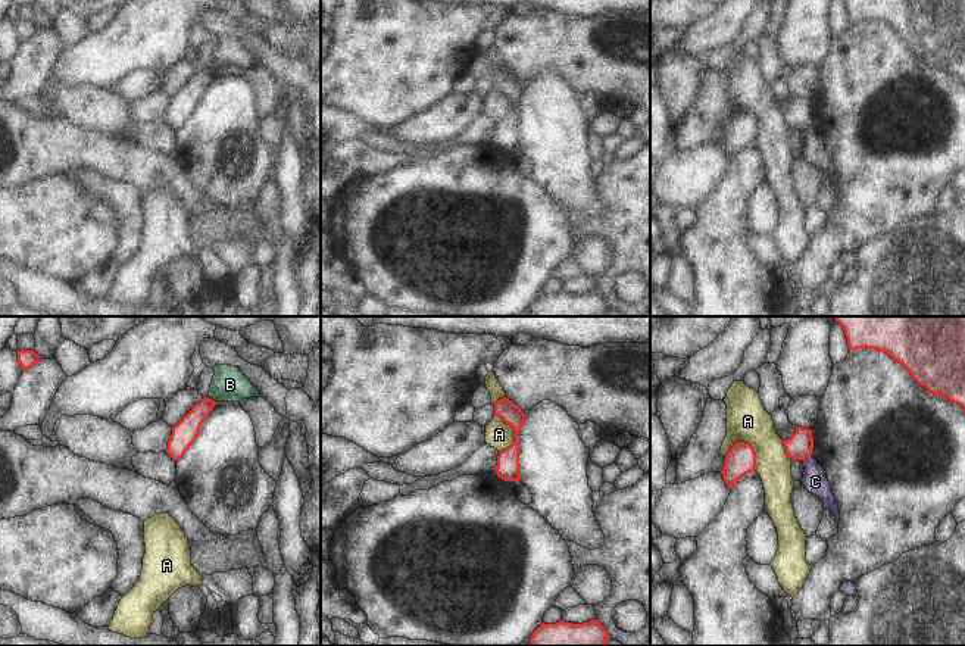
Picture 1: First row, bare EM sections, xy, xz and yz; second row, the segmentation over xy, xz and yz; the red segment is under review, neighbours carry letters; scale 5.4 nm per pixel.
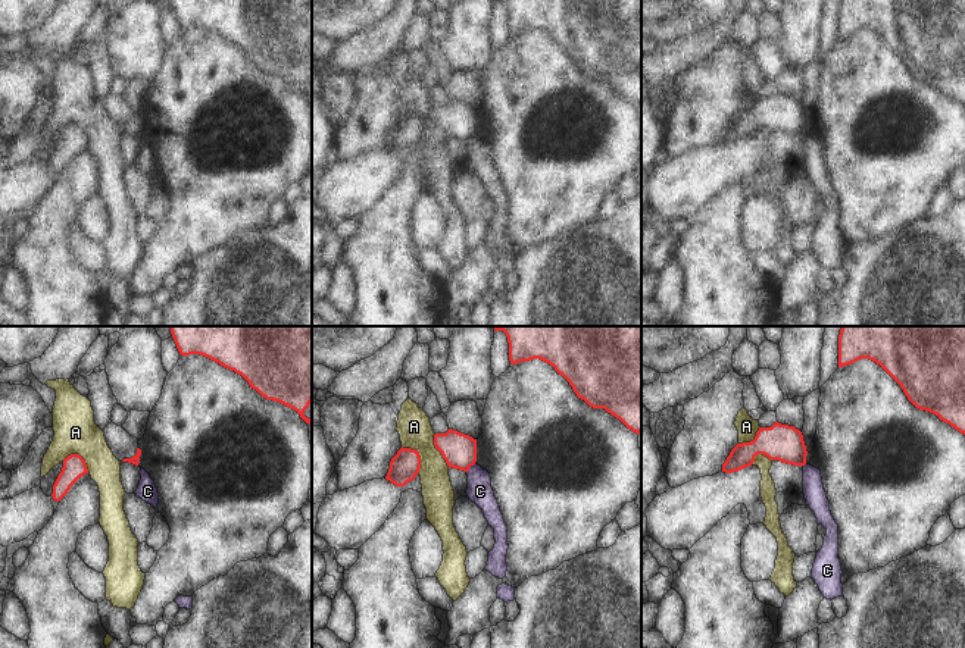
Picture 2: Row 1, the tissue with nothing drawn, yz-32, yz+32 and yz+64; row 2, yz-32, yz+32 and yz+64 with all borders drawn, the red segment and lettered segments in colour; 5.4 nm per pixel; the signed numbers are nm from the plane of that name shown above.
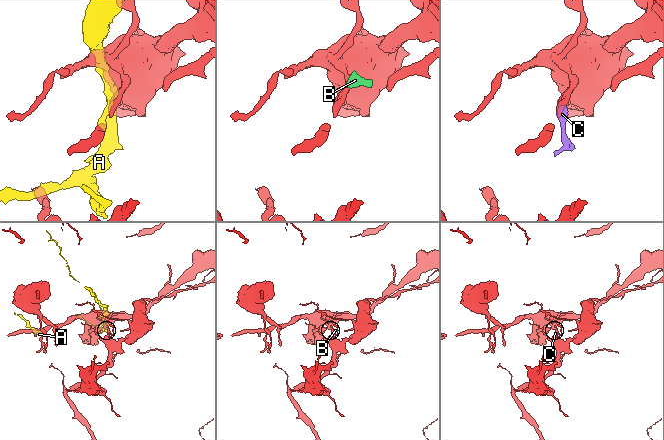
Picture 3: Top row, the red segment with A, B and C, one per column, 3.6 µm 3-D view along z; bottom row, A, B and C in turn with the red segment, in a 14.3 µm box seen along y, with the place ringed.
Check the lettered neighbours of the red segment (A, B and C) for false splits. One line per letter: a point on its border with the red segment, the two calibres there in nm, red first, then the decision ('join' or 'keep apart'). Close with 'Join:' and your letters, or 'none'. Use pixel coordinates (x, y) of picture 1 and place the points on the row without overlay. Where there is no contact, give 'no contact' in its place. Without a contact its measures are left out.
A: contact yz (748, 114); calibres 160 and 220 nm; keep apart
B: contact xy (211, 69); calibres 140 and 190 nm; keep apart
C: contact yz (806, 127); calibres 140 and 140 nm; keep apart
Join: none

